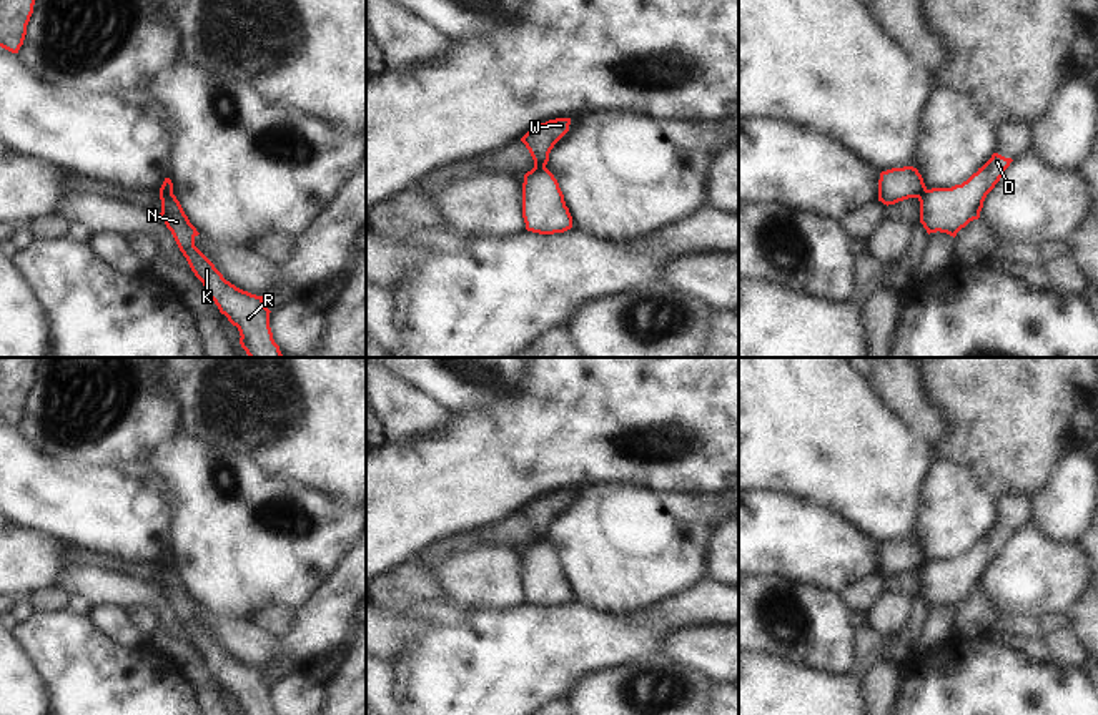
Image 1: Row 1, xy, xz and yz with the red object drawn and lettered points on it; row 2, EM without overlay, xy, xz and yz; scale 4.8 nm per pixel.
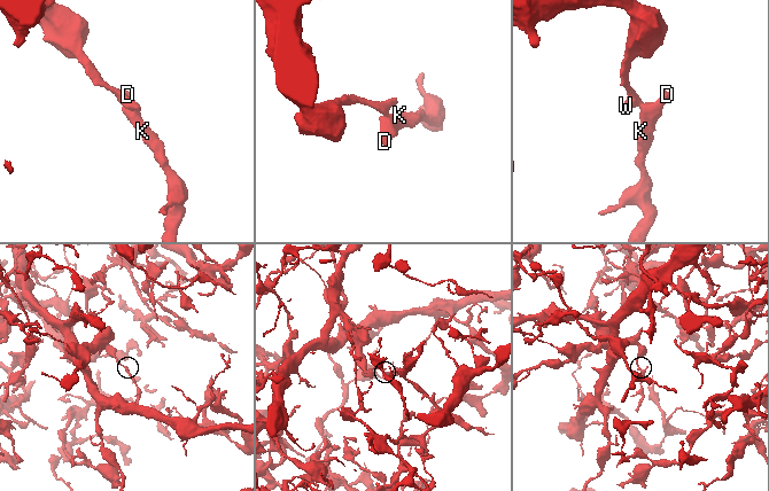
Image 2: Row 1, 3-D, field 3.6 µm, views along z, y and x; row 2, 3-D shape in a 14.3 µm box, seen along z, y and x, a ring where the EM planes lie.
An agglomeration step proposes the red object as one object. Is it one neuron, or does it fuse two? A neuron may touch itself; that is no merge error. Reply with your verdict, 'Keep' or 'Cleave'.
Cleave.

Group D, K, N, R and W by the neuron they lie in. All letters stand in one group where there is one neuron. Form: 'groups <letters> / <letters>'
groups D K N R / W

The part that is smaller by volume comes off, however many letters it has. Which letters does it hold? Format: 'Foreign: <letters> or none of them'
Foreign: D, K, N, R

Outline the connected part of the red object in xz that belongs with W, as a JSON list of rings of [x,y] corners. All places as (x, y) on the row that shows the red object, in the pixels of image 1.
[[[556,118],[529,130],[521,141],[529,150],[534,166],[546,166],[554,145],[569,131],[571,118]]]

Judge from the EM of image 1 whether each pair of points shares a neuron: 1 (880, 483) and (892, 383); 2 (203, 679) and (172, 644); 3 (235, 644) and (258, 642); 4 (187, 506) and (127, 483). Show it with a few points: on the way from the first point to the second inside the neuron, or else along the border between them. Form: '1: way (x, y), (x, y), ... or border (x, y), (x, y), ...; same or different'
1: border (862, 376), (914, 434); different
2: way (197, 670), (180, 652); same
3: way (240, 642), (253, 642); same
4: border (145, 464), (167, 491), (170, 536); different

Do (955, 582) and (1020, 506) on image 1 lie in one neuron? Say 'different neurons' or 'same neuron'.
same neuron

